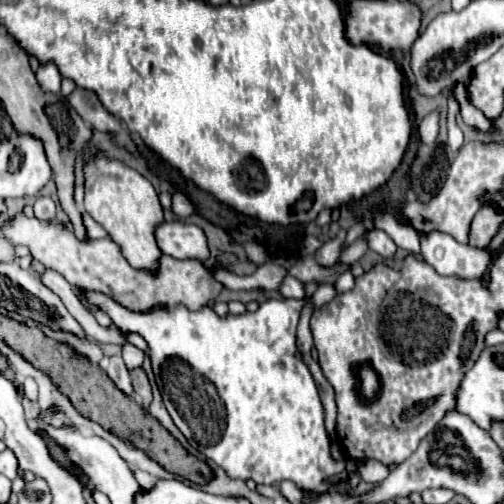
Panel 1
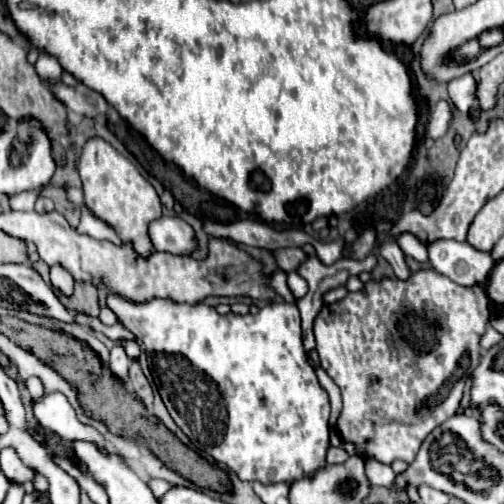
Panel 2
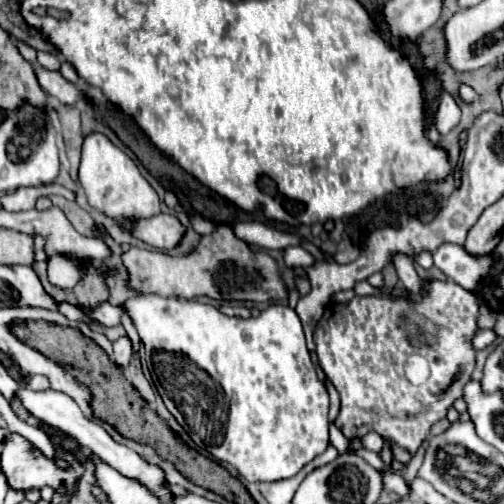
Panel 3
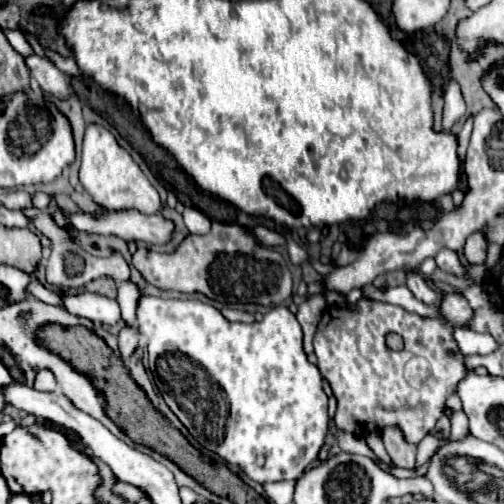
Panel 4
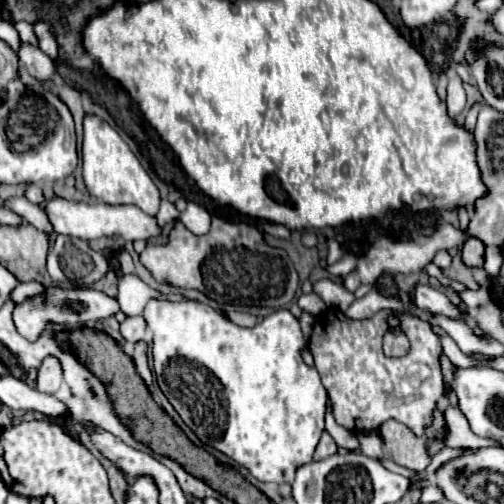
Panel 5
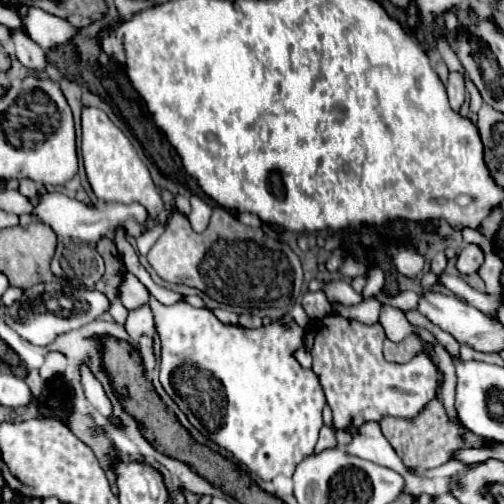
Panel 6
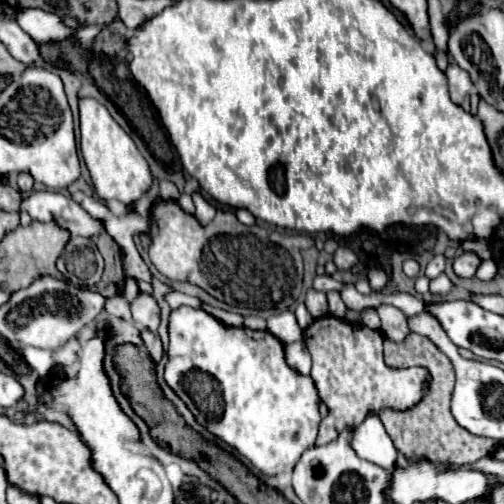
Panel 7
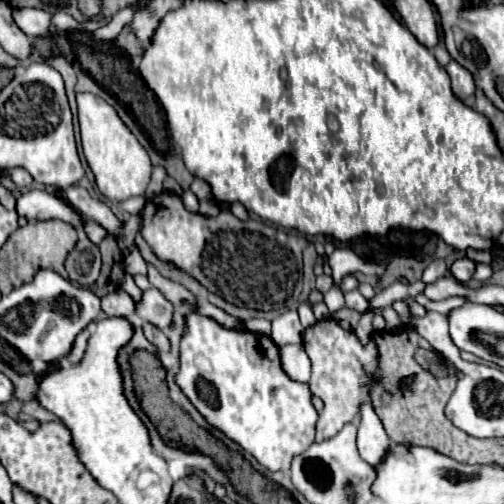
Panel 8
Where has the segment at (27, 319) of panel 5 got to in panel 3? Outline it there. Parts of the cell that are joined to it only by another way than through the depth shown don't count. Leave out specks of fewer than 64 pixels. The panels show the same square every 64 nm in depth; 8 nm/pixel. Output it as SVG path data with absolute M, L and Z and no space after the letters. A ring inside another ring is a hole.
M102 302L94 308L82 308L88 318L94 322L100 322L102 326L116 326L120 324L120 306L114 306L110 302Z

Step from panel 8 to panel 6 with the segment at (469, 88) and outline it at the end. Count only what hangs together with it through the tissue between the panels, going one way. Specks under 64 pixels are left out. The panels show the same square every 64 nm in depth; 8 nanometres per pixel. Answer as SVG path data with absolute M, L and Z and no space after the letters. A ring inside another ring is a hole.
M450 72L450 76L448 76L448 84L446 84L446 90L448 90L450 106L452 106L454 110L460 110L460 106L462 106L462 102L464 102L464 96L466 96L464 74L462 74L462 72Z

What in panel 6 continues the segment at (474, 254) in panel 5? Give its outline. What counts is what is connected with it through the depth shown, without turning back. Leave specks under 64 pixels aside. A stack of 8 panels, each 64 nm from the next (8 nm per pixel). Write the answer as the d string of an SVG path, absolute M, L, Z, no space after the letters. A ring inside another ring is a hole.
M468 244L460 252L456 268L458 268L460 274L476 274L478 268L482 266L482 262L484 262L482 250L478 246L474 246L474 244Z

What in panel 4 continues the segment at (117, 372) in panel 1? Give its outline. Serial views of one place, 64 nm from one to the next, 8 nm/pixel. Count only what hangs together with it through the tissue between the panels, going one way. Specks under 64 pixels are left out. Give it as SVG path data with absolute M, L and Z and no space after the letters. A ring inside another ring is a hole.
M126 324L120 330L120 334L118 334L118 342L120 342L120 350L118 352L120 352L120 358L130 356L136 350L138 340L140 340L140 330L136 328L136 324L132 324L132 326Z

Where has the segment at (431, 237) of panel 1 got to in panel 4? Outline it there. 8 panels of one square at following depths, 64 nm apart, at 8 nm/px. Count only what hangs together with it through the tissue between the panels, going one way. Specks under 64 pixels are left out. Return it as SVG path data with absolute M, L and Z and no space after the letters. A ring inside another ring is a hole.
M442 248L438 254L436 254L436 264L440 270L446 270L446 272L460 272L460 276L464 274L464 266L460 264L458 260L458 254L454 250L448 250L448 248Z

